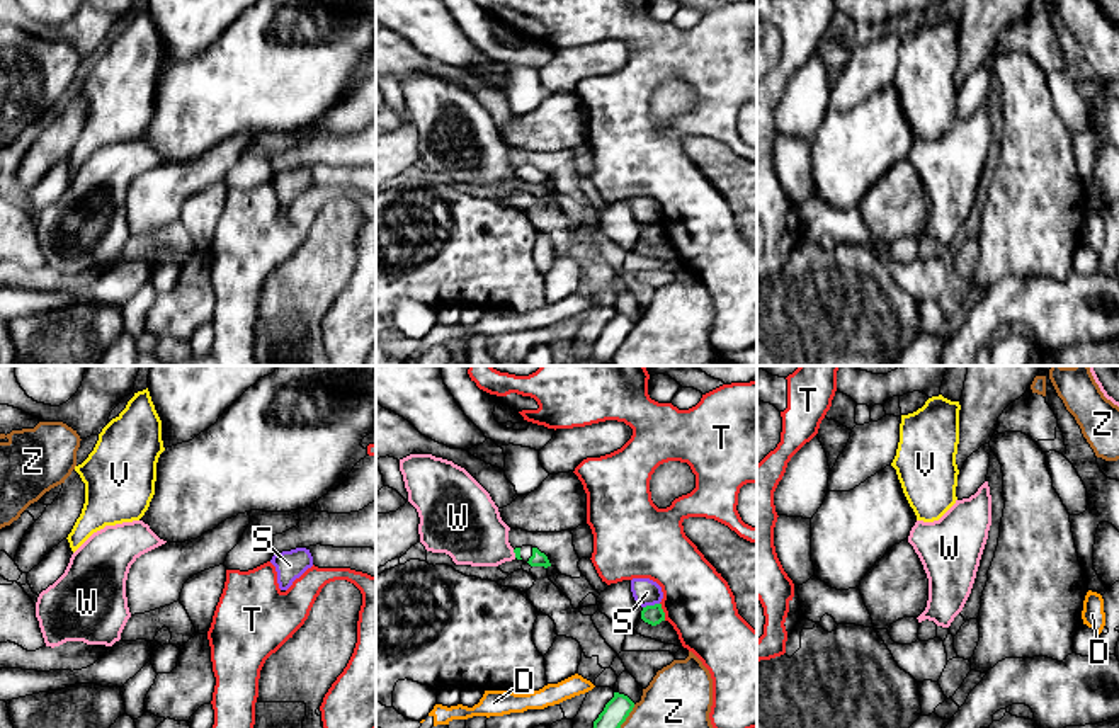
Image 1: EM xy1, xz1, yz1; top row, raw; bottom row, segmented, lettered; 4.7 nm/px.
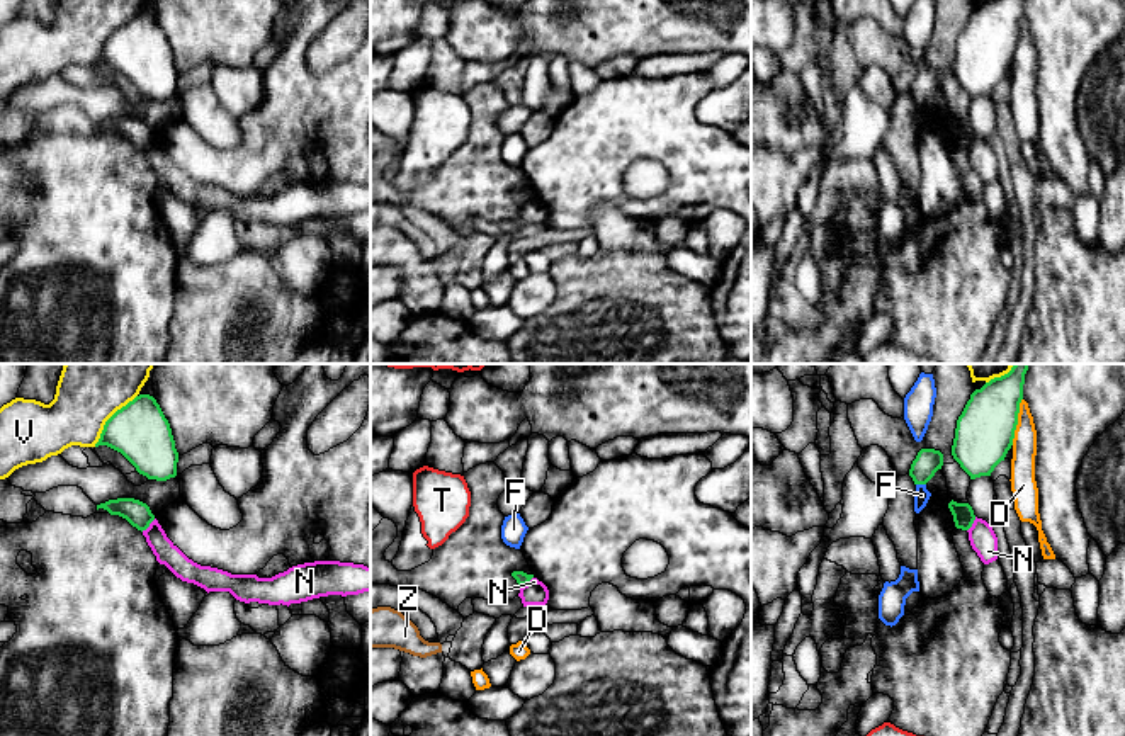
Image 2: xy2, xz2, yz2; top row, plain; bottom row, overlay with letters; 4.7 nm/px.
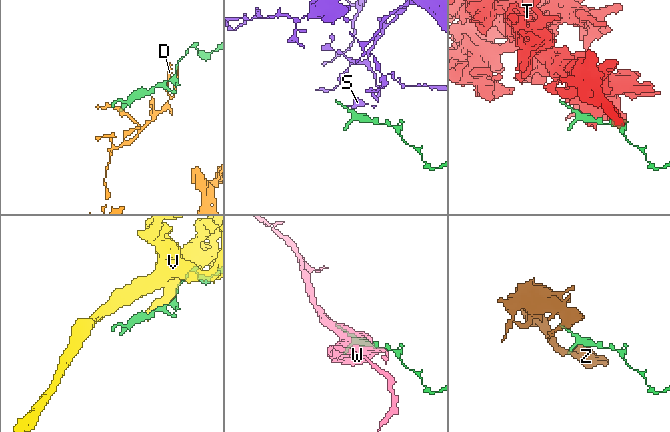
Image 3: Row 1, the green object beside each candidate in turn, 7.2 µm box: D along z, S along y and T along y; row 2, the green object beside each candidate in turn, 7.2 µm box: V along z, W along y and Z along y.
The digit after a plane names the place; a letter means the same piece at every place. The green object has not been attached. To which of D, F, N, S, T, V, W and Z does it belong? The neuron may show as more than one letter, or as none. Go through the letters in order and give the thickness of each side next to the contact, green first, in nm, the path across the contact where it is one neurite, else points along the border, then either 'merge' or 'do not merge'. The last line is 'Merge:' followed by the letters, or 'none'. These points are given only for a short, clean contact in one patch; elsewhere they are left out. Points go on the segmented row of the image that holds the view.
D: 280 nm thick on the green side, 110 nm on the other; border along yz2 (1022, 398), (1011, 444); do not merge
F: 120 nm thick on the green side, 70 nm on the other; border along yz2 (916, 483), (925, 485); do not merge
N: 120 nm thick on the green side, 110 nm on the other; border along xy2 (155, 519), (141, 531); do not merge
S: 100 nm thick on the green side, 130 nm on the other; border along xz1 (658, 602), (643, 608); do not merge
T: 100 nm thick on the green side, 320 nm on the other; do not merge
V: 280 nm thick on the green side, 400 nm on the other; do not merge
W: 30 nm thick on the green side, 320 nm on the other; do not merge
Z: 120 nm thick on the green side, 280 nm on the other; do not merge
Merge: none

